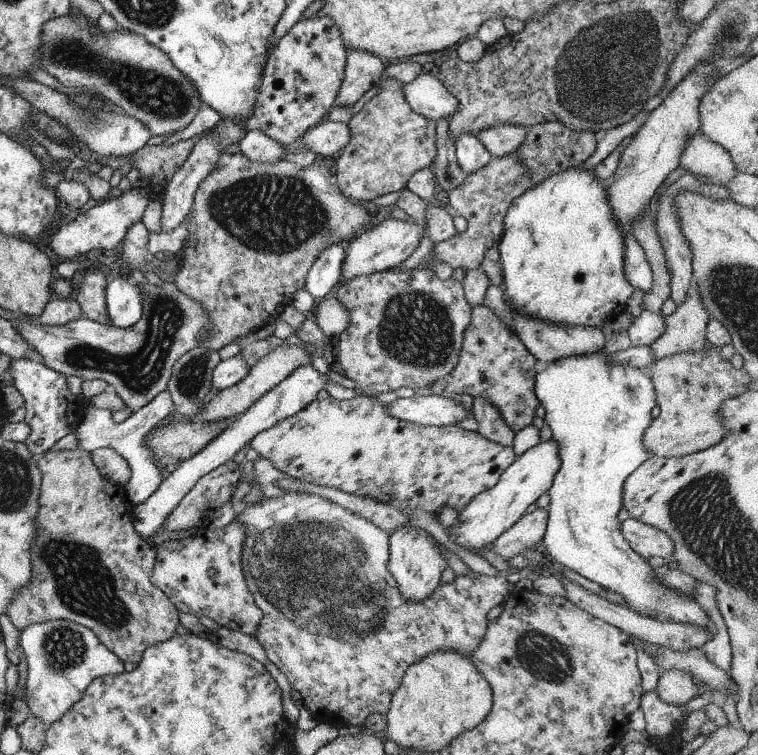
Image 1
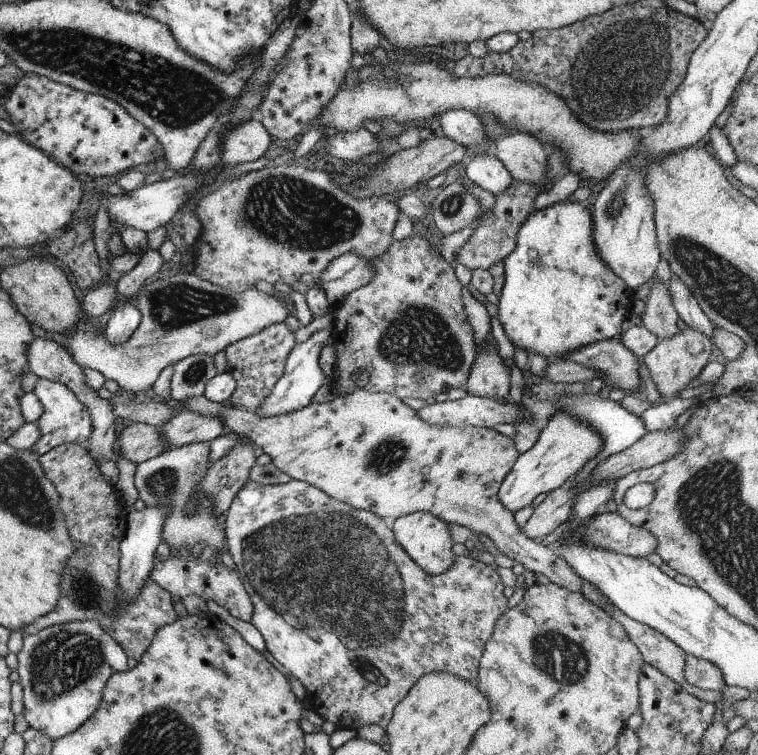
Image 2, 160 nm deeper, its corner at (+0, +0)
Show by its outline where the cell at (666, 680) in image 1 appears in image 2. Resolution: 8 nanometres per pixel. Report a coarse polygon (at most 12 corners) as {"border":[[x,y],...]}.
{"border":[[686,655],[687,686],[706,692],[725,686],[719,668],[705,659]]}

